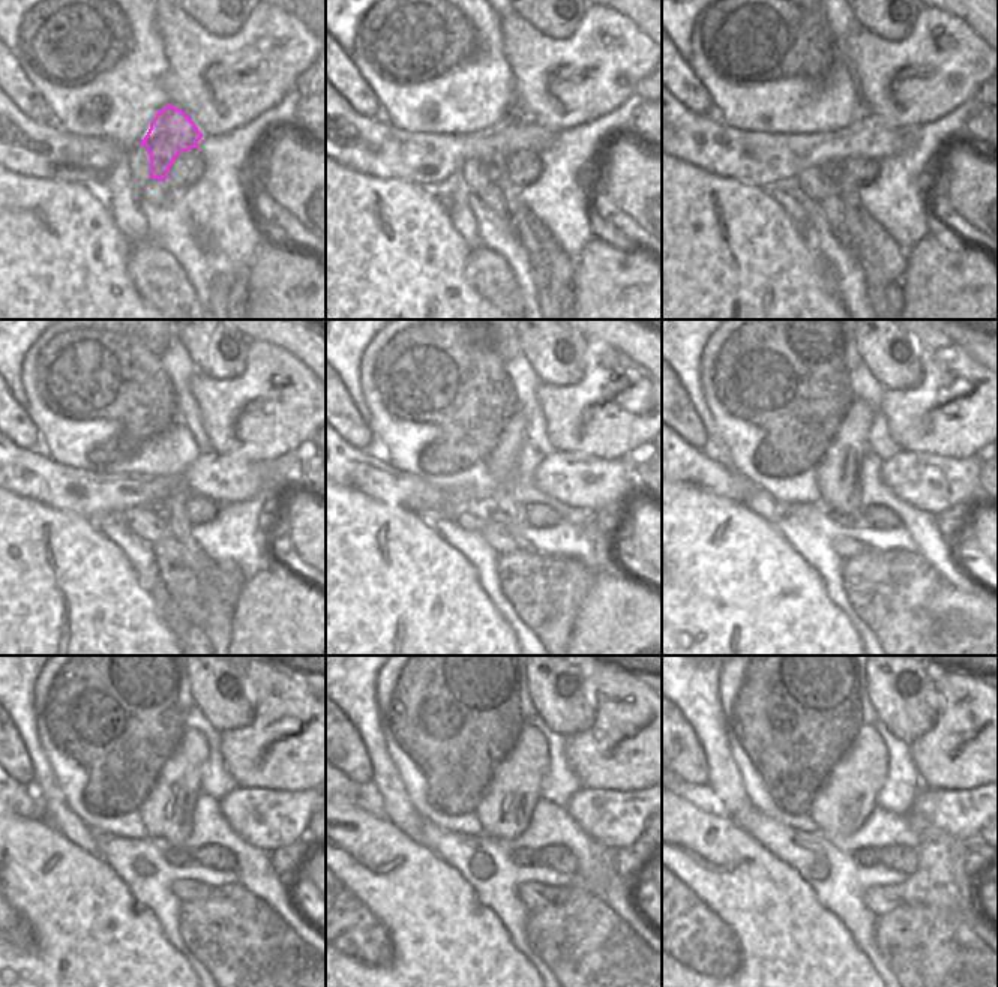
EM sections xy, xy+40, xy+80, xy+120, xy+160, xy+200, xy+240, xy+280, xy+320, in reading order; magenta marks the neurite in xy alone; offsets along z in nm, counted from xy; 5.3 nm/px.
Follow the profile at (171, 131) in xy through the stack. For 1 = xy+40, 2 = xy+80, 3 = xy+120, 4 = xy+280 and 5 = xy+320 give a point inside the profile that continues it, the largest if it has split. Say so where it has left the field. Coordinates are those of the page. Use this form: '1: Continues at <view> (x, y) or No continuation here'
1: Continues at xy+40 (495, 165)
2: Continues at xy+80 (832, 170)
3: Continues at xy+120 (159, 509)
4: Continues at xy+280 (524, 857)
5: Continues at xy+320 (868, 855)

